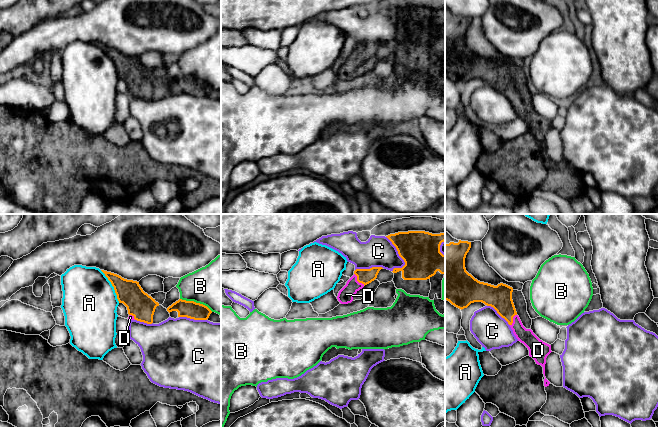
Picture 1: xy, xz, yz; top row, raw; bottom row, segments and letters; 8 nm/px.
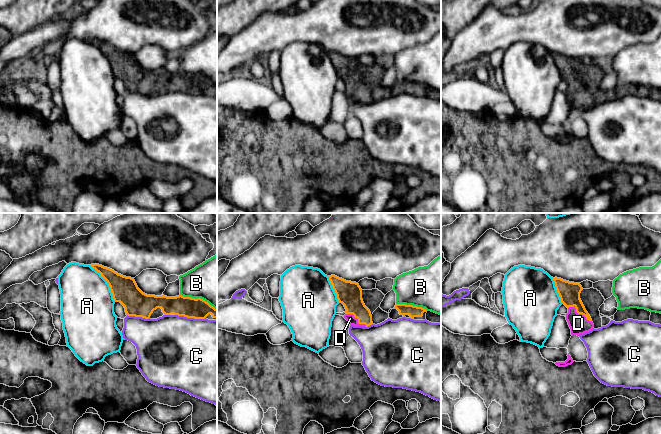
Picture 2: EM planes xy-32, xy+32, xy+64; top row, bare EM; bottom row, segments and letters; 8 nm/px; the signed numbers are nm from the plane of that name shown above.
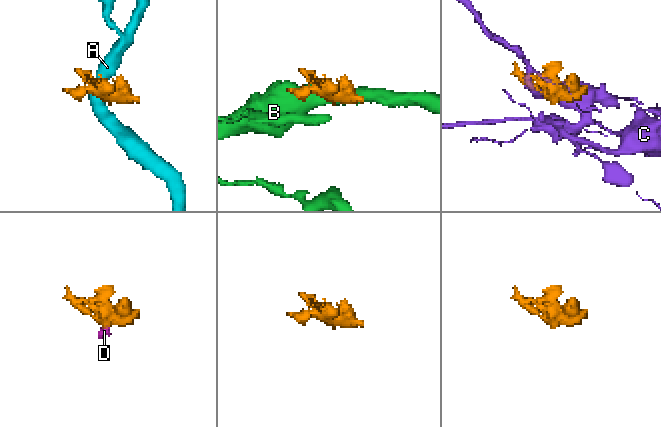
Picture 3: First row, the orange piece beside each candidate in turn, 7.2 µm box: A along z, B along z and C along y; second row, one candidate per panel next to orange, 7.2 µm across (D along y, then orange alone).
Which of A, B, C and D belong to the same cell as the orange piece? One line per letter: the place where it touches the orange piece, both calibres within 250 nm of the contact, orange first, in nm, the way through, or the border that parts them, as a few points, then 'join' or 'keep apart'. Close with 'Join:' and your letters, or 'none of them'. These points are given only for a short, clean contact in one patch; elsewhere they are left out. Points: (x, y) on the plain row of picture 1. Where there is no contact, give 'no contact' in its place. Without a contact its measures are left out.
A: meets orange in xy at (112, 61); 200 nm thick on the orange side, 440 nm on the other; keep apart
B: meets orange in xy at (195, 78); 140 nm thick on the orange side, 400 nm on the other; keep apart
C: meets orange in xz at (400, 32); 320 nm thick on the orange side, 240 nm on the other; keep apart
D: meets orange in xz at (357, 56); 130 nm thick on the orange side, 120 nm on the other; runs through xz (365, 52), (357, 56), (346, 70); join
Join: D

